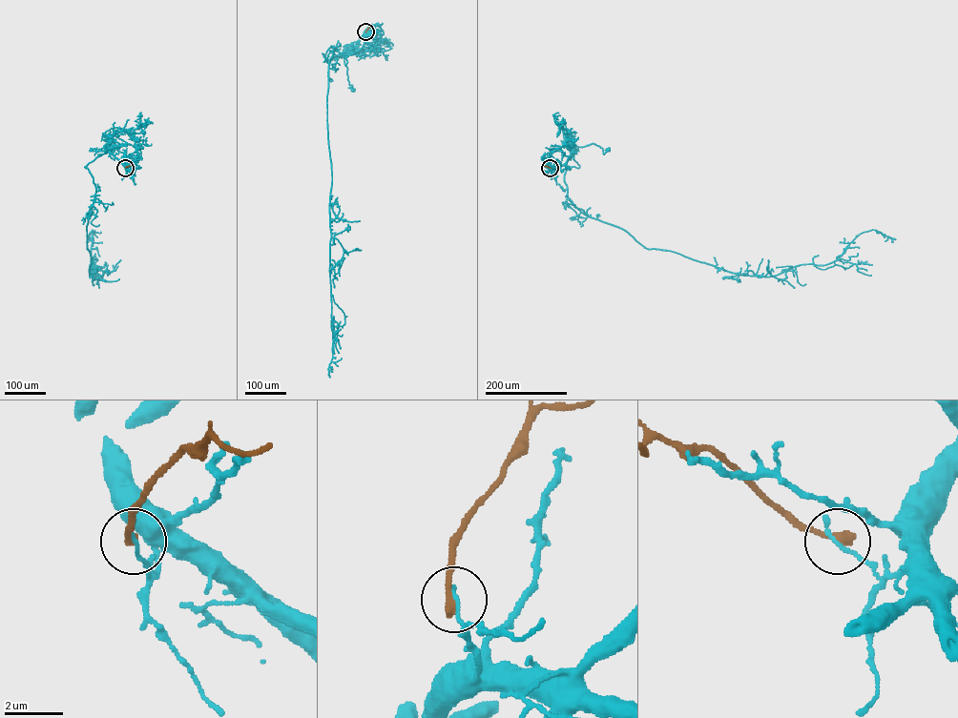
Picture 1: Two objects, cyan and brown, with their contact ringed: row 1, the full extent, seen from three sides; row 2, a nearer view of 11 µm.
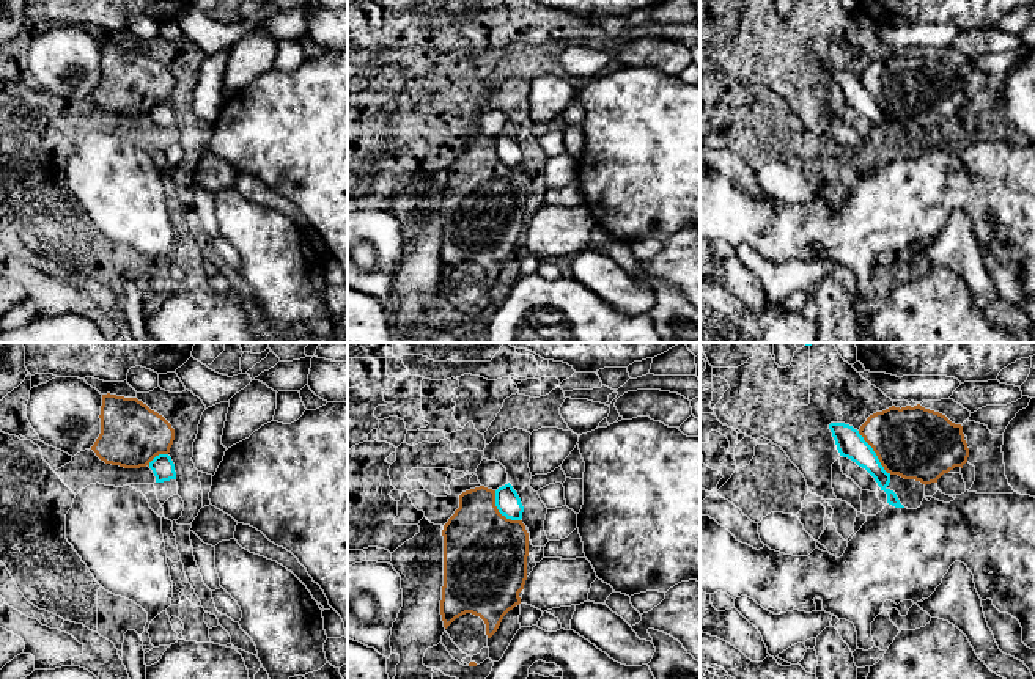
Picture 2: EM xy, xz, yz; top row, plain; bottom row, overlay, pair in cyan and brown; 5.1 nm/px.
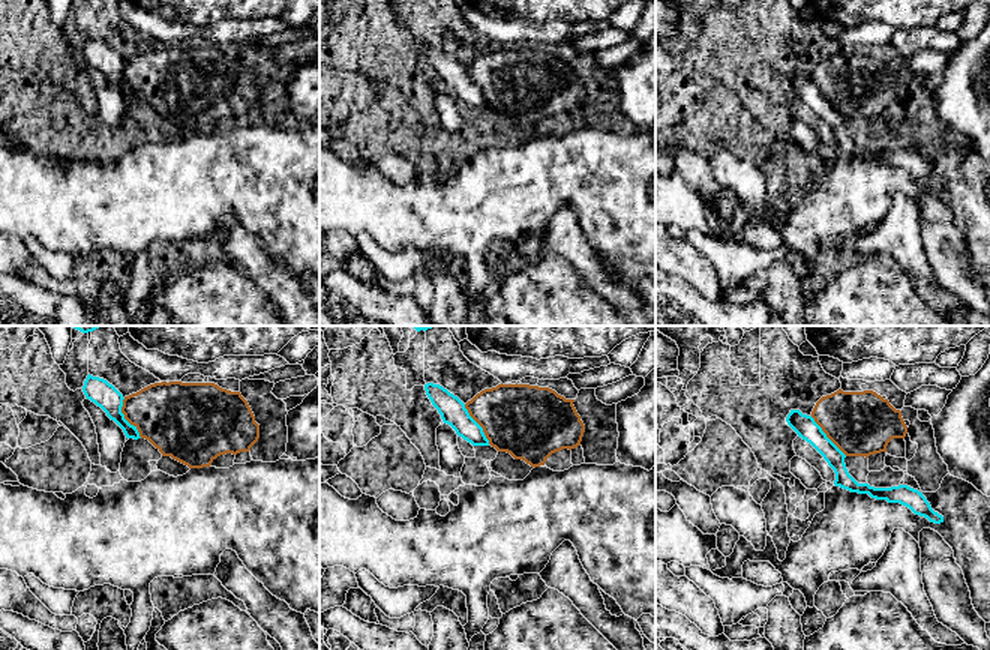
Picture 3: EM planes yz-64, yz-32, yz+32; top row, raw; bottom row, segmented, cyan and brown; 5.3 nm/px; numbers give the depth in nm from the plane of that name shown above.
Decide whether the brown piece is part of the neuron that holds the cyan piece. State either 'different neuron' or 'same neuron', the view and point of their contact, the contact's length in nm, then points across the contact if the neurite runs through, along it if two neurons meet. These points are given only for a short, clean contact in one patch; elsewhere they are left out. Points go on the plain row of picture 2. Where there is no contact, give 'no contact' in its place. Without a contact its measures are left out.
different neuron; meets cyan in yz at (875, 101); contact 280 nm long

